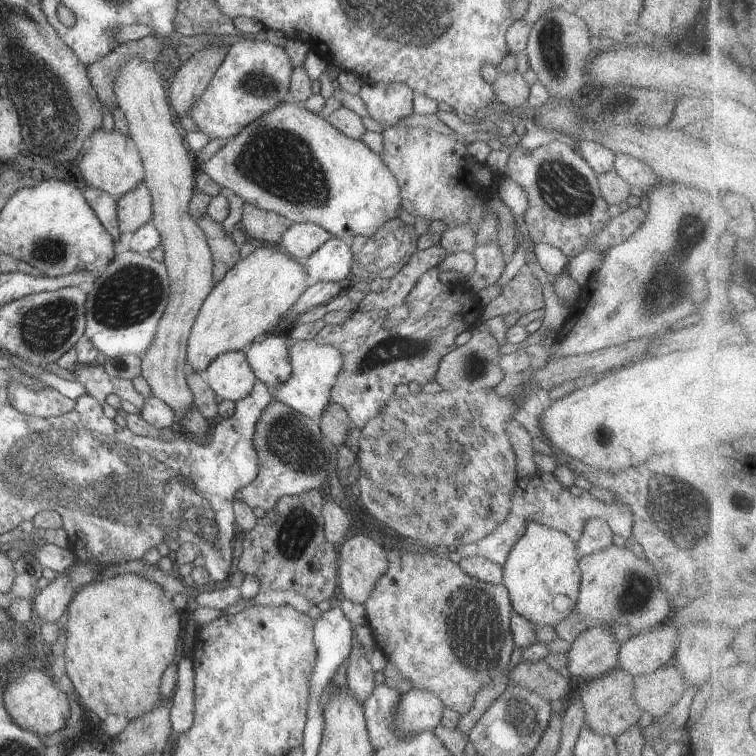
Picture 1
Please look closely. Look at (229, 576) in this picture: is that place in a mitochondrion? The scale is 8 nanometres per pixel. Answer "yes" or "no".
no

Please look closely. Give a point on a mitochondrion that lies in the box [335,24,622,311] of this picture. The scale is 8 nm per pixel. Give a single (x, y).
(560, 185)

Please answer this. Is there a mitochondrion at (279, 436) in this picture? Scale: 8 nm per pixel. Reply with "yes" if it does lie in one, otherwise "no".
yes

